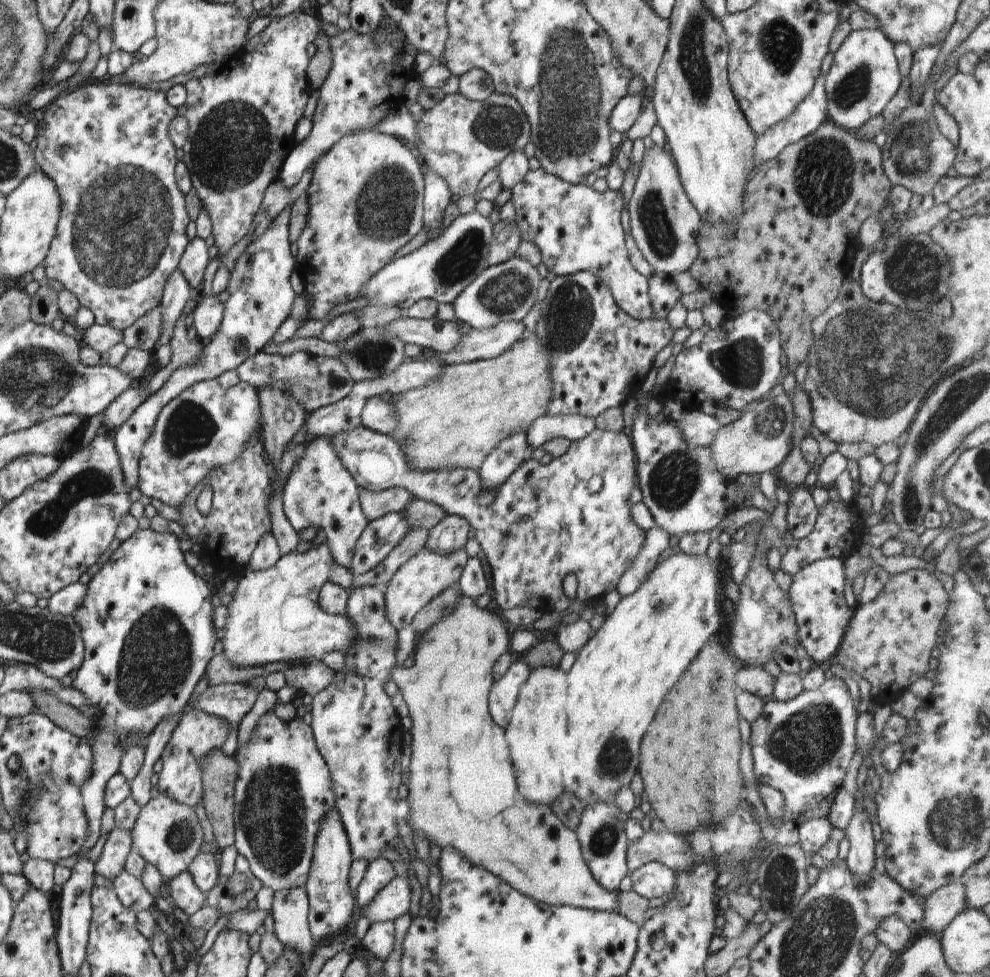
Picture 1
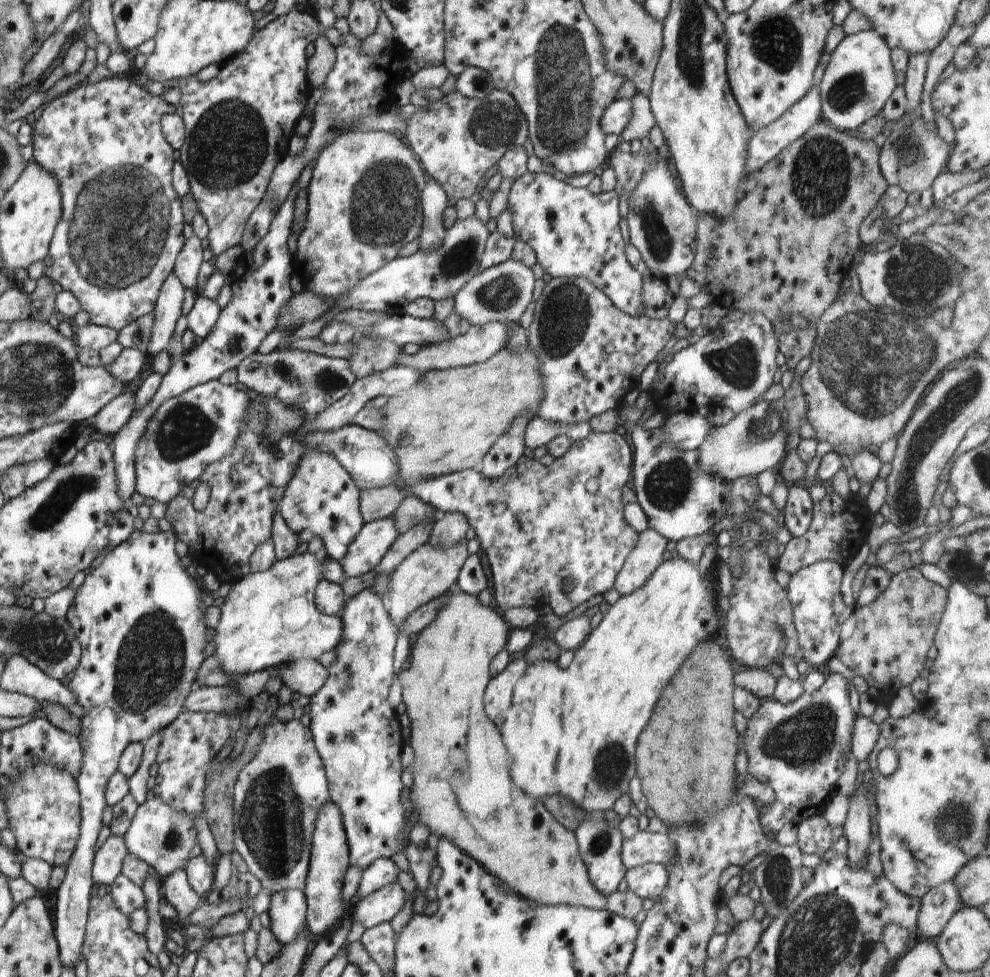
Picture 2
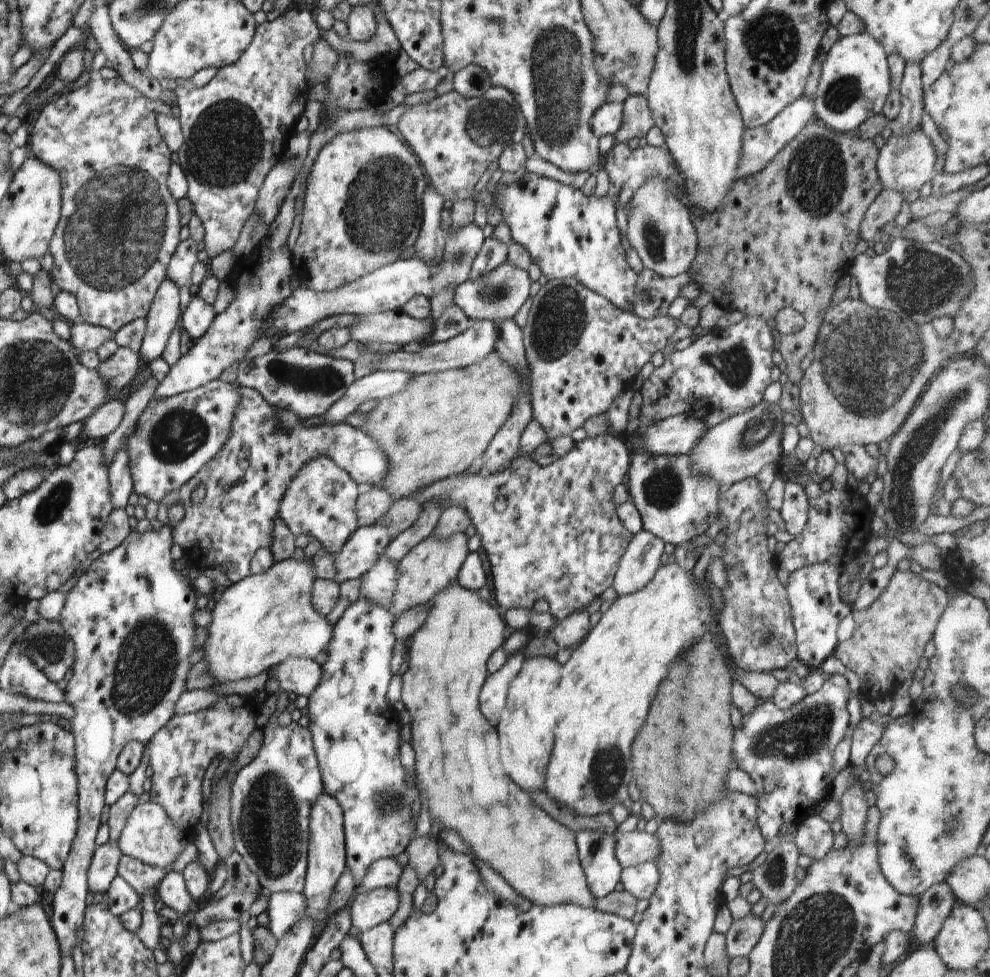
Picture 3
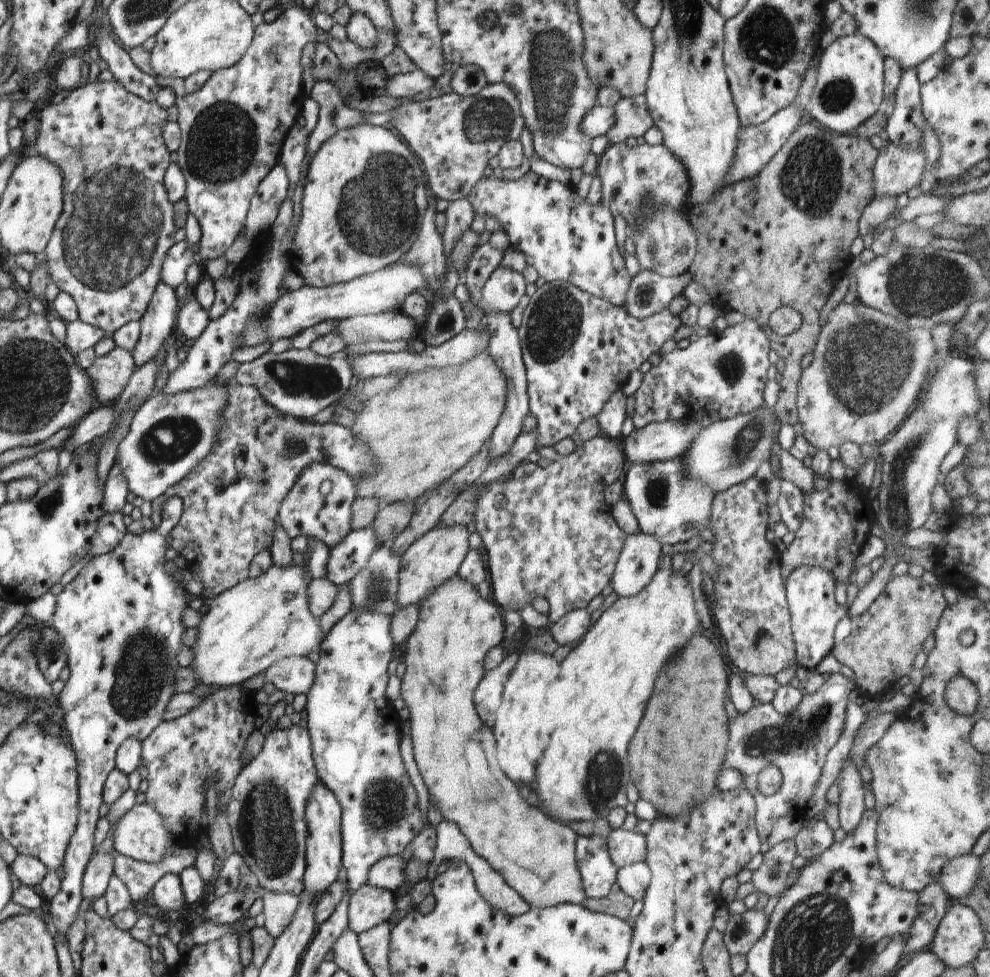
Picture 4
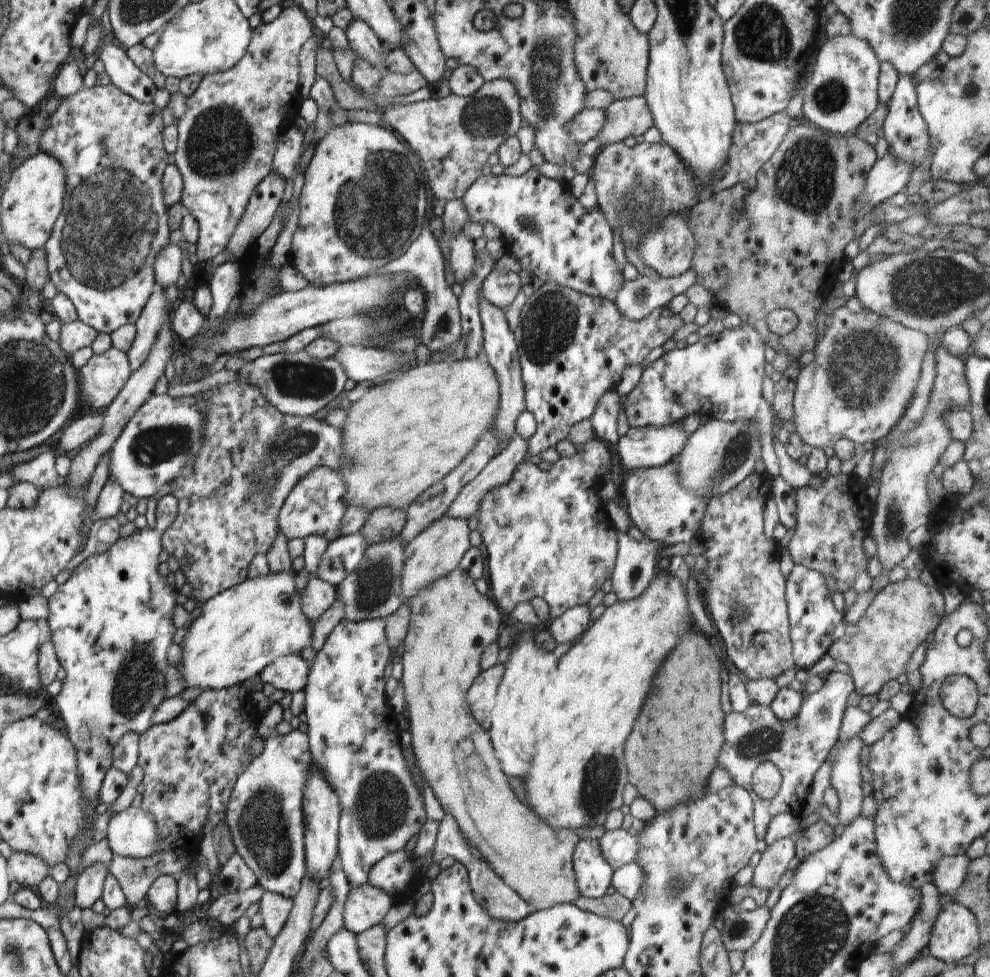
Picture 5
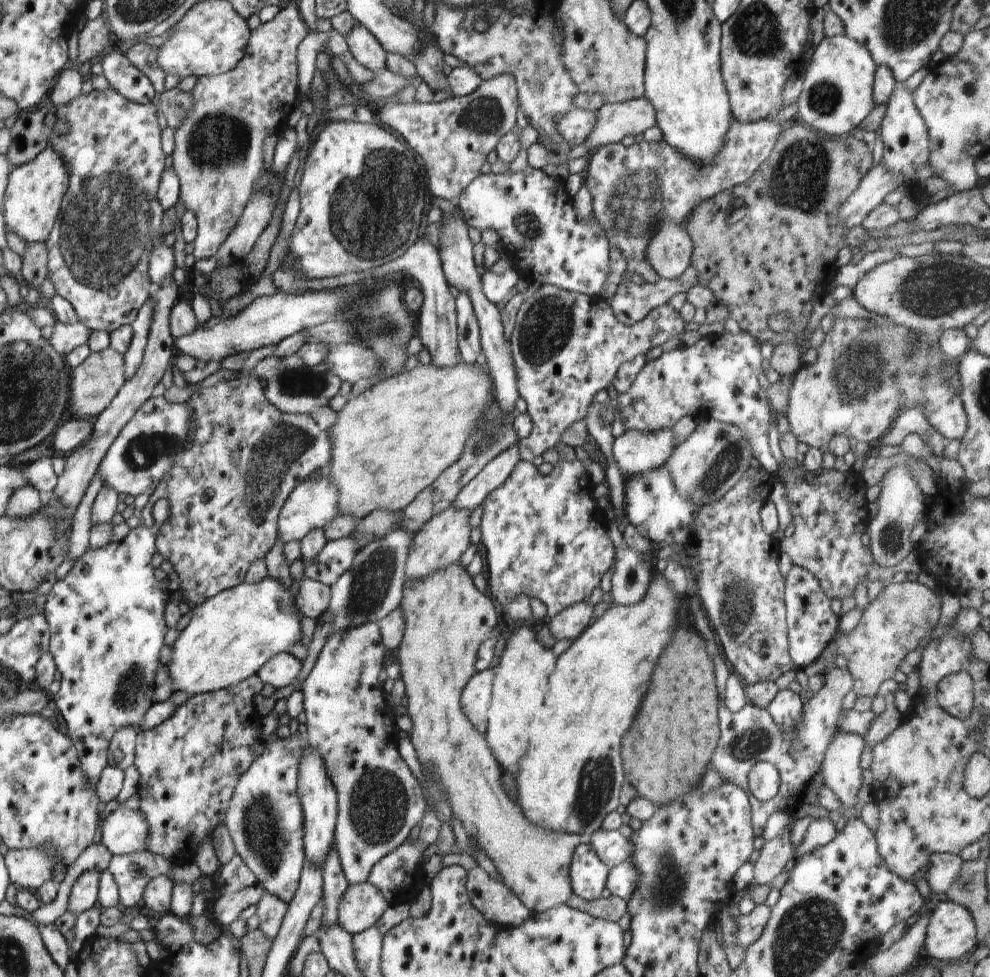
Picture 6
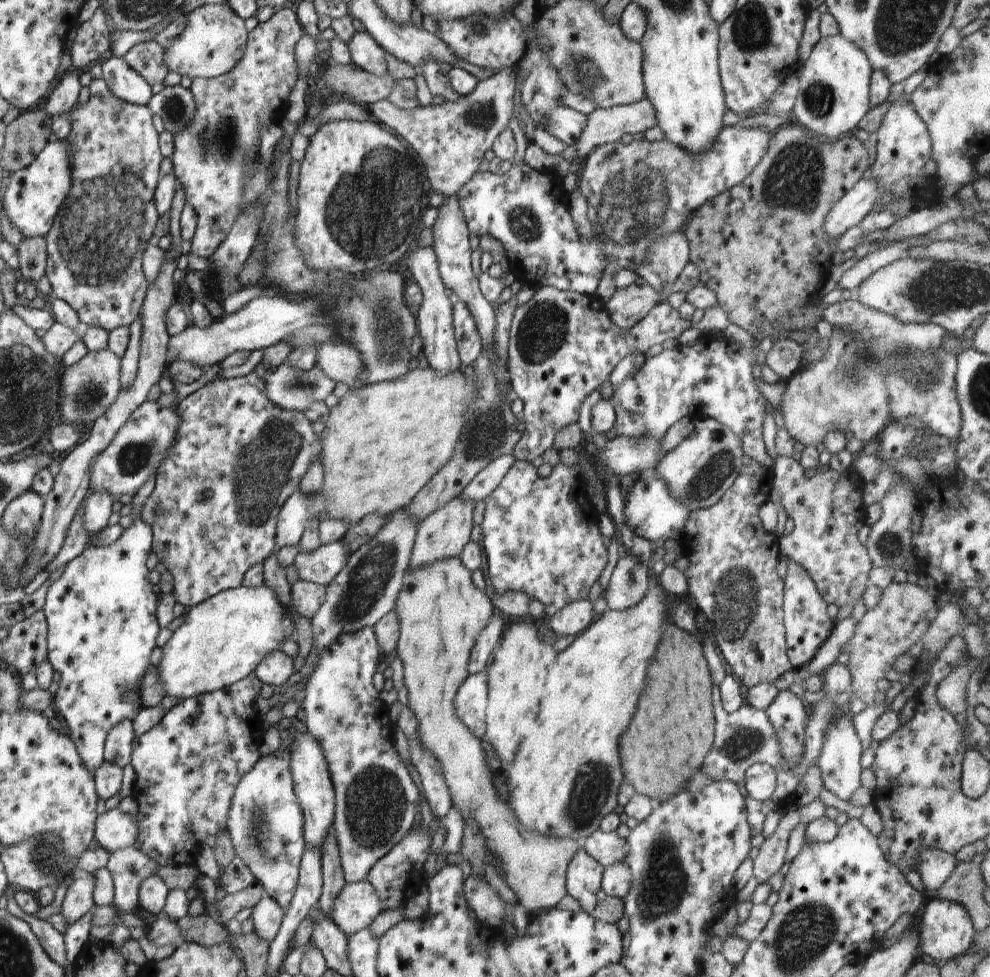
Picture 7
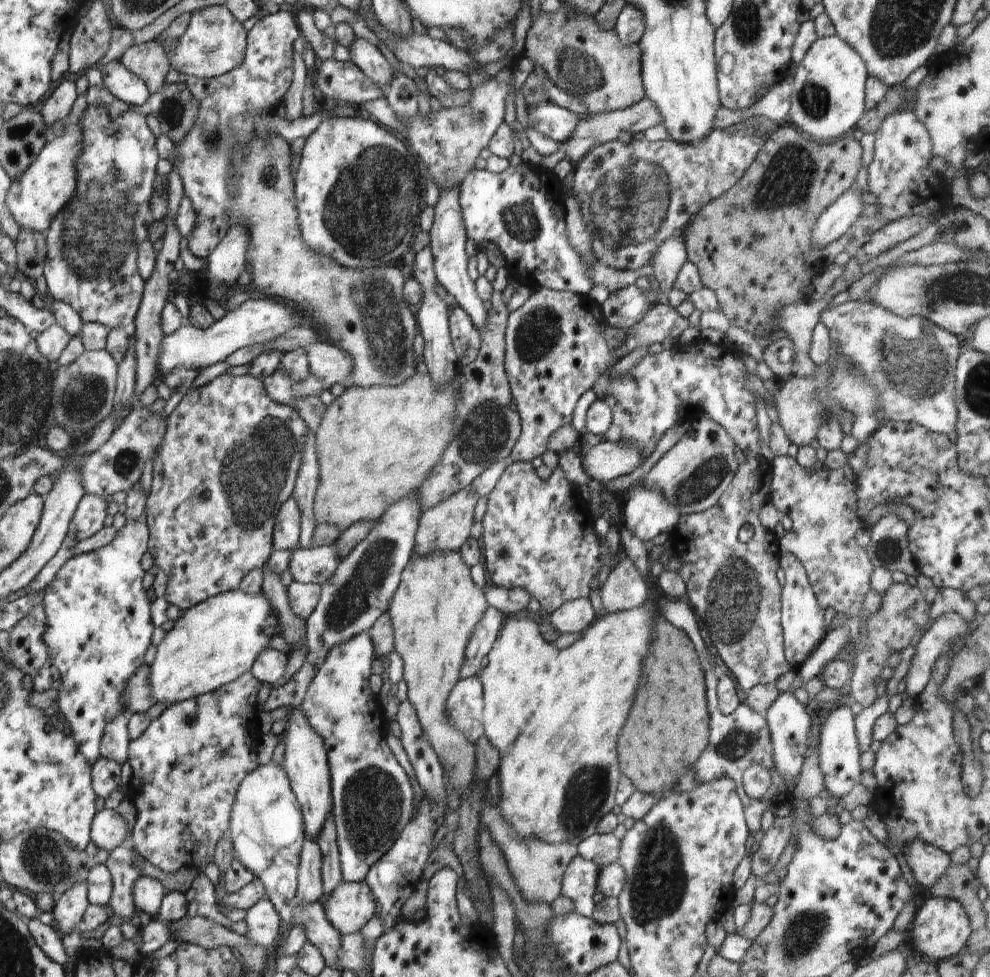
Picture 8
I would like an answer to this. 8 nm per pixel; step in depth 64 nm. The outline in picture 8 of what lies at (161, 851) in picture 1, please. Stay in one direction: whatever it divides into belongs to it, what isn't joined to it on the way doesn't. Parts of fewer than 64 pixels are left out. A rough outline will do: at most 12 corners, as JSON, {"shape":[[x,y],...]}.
{"shape":[[116,809],[98,811],[90,836],[110,852],[124,845],[126,820]]}

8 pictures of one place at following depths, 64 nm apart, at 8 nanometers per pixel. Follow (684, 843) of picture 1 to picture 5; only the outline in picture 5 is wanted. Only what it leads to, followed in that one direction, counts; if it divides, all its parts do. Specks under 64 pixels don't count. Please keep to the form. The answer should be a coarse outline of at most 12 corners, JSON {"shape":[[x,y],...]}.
{"shape":[[624,828],[598,838],[604,860],[614,870],[636,860],[638,836]]}

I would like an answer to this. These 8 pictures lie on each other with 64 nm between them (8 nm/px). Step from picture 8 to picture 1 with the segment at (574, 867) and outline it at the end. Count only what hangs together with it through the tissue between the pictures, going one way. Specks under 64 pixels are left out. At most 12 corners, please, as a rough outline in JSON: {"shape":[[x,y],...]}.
{"shape":[[614,803],[585,805],[574,830],[596,882],[619,891],[629,840]]}

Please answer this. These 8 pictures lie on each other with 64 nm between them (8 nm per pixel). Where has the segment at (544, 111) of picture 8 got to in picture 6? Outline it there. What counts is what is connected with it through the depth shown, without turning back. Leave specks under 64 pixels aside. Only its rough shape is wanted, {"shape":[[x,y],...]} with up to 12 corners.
{"shape":[[575,107],[557,121],[572,148],[584,143],[596,112]]}

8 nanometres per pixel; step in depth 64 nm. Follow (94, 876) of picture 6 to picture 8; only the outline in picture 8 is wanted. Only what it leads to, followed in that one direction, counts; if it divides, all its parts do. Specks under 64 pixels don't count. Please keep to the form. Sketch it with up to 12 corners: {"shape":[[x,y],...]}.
{"shape":[[86,881],[55,900],[56,932],[66,936],[81,926],[89,892]]}

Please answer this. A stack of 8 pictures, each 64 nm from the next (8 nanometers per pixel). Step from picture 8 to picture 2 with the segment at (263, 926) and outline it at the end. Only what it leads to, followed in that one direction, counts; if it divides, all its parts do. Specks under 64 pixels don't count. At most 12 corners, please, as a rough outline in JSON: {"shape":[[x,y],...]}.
{"shape":[[303,890],[271,894],[268,914],[284,945],[307,931]]}

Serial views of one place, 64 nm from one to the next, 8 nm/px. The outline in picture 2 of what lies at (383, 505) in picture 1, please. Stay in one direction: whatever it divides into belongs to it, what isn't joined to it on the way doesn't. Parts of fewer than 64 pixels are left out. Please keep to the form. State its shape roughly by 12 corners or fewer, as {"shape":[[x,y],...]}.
{"shape":[[395,484],[361,489],[364,524],[392,516],[406,491]]}

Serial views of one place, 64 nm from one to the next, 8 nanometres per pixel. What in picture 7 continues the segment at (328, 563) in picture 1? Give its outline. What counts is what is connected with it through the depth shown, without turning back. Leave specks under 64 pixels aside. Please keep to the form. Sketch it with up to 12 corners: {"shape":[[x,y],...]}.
{"shape":[[272,587],[221,591],[163,647],[165,696],[246,679],[295,624]]}

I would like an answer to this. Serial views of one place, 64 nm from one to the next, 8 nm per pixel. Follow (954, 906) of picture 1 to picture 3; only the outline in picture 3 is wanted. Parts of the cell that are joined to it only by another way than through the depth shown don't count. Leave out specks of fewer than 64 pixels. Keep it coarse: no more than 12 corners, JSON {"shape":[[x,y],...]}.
{"shape":[[946,883],[918,898],[913,942],[932,944],[959,903]]}

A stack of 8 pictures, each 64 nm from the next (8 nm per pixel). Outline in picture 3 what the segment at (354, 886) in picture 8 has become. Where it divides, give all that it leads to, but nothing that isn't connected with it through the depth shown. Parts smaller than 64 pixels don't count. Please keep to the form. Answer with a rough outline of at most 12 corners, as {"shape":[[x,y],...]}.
{"shape":[[395,886],[358,890],[349,905],[363,933],[398,910]]}

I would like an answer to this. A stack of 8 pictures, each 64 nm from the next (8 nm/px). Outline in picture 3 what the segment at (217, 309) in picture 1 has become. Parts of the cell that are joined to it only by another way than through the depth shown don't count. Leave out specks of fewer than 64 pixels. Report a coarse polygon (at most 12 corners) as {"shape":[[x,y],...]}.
{"shape":[[194,296],[181,312],[182,329],[197,341],[216,315],[211,304]]}

